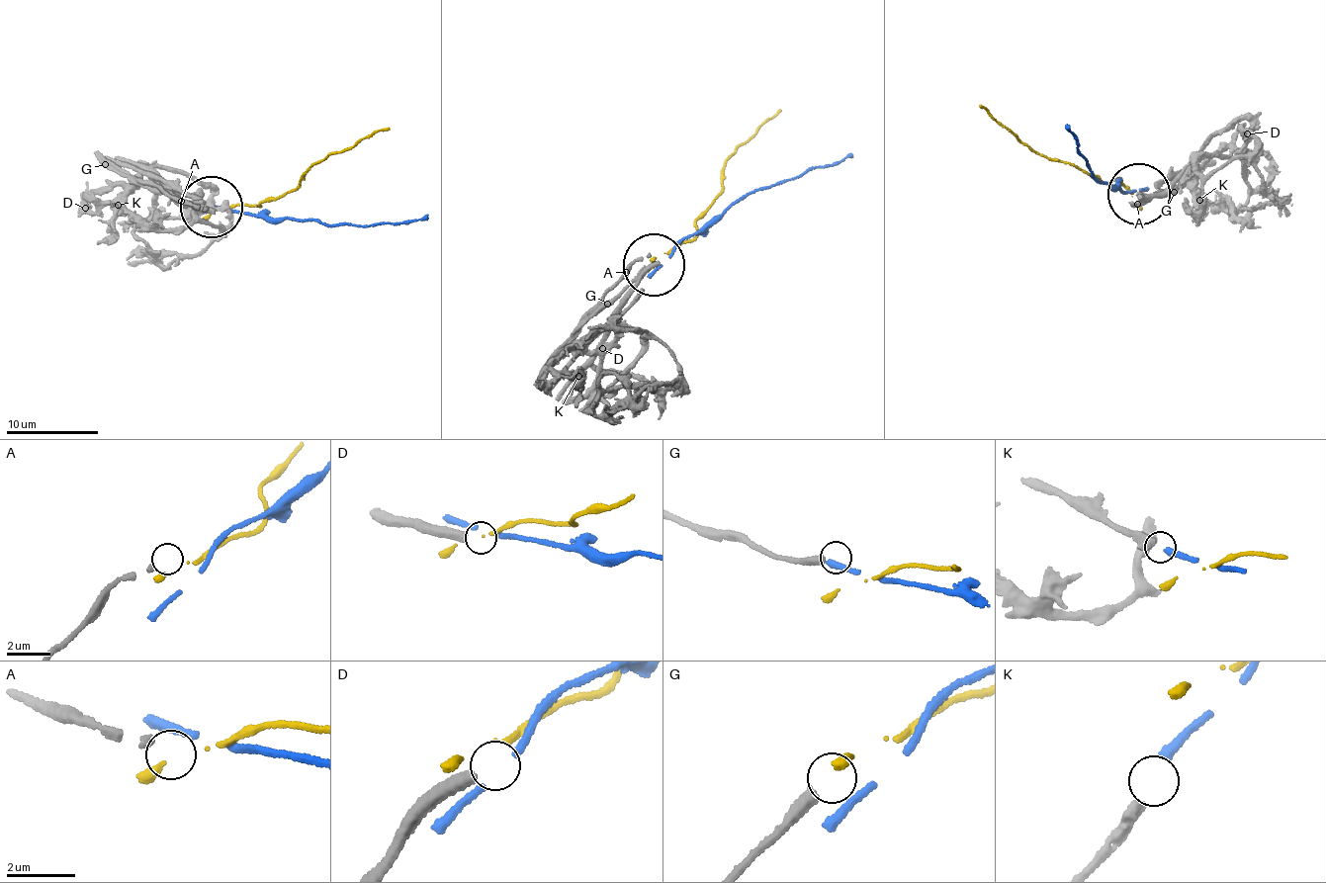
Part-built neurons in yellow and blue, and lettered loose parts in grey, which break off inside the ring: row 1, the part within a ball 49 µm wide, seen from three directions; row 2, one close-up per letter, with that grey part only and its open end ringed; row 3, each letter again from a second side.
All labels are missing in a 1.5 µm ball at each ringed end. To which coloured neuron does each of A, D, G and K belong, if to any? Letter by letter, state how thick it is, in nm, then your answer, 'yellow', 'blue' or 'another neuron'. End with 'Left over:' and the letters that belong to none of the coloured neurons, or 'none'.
A: 180 nm thick; another neuron
D: 420 nm thick; another neuron
G: 380 nm thick; another neuron
K: 420 nm thick; another neuron
Left over: A, D, G, K

